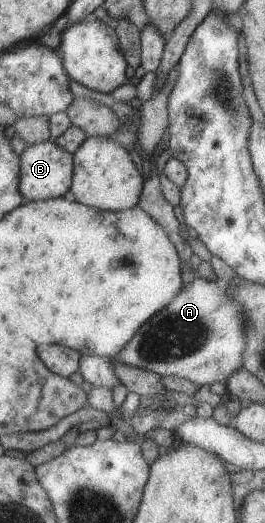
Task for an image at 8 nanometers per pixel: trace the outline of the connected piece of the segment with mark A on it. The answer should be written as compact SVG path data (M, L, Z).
M198 275L190 284L181 286L173 299L164 308L152 314L143 322L132 338L116 354L117 359L124 365L134 365L140 369L157 375L180 377L193 382L196 386L224 383L225 380L242 367L242 357L245 346L245 316L240 305L227 297L227 290L218 280L205 280Z

